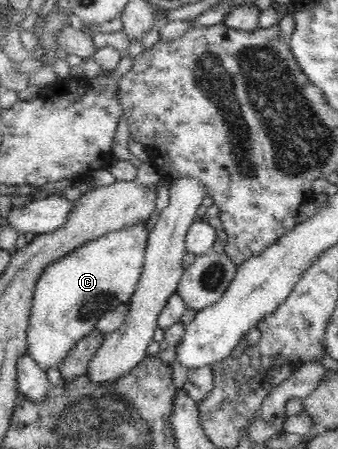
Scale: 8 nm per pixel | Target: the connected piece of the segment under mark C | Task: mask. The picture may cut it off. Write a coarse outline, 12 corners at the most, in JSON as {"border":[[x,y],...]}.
{"border":[[147,221],[73,249],[41,273],[26,352],[59,370],[131,300]]}

